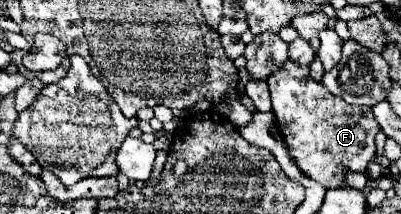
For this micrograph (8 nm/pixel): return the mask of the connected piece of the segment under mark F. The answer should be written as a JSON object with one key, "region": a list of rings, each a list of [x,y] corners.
{"region":[[[286,61],[280,71],[272,73],[268,85],[276,125],[290,157],[306,177],[322,183],[326,189],[336,189],[346,181],[346,171],[364,171],[376,153],[374,137],[380,131],[370,107],[344,103],[344,99],[324,89],[322,83],[316,83],[308,67],[298,67],[292,61]]]}

